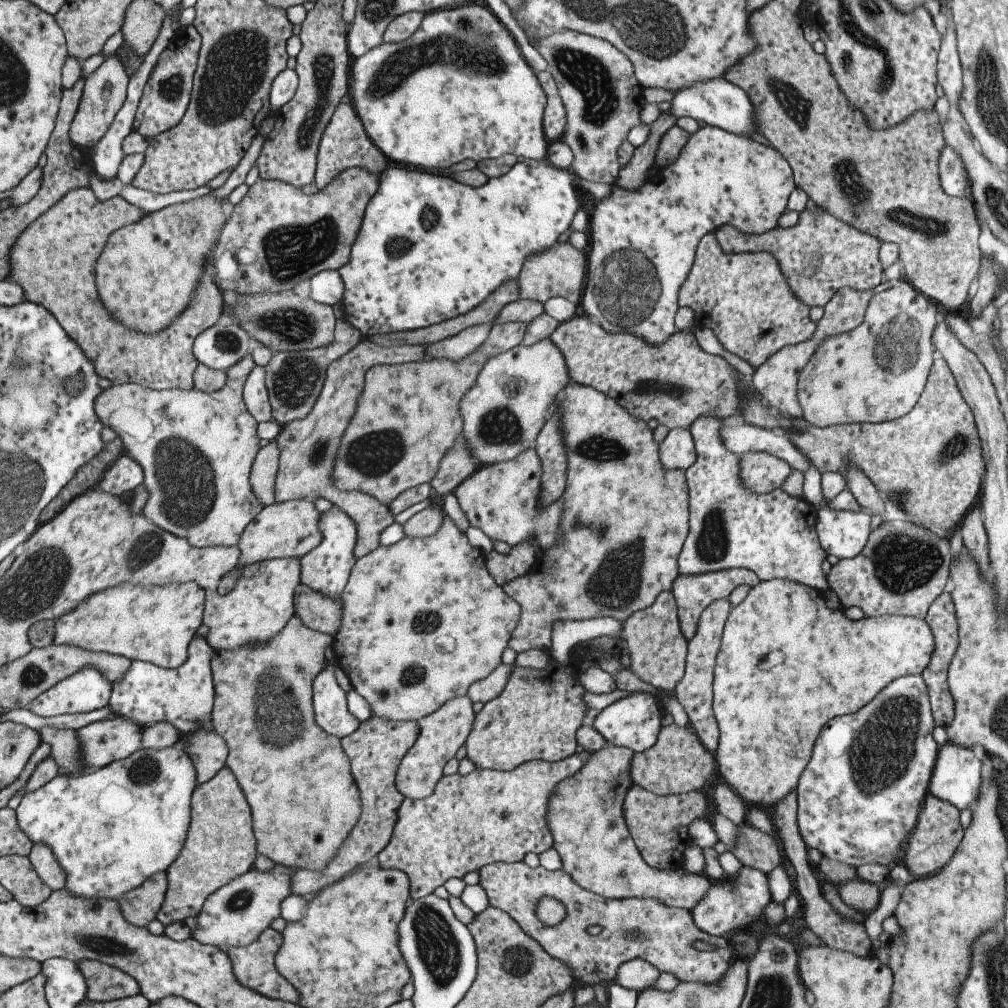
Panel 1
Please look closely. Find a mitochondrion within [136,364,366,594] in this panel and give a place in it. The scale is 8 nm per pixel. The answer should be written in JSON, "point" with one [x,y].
{"point":[184,474]}

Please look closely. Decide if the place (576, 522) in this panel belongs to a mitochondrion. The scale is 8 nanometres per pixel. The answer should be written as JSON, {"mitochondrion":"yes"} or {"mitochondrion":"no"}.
{"mitochondrion":"yes"}

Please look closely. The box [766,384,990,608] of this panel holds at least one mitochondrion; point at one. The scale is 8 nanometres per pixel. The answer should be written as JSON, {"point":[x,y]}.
{"point":[902,563]}

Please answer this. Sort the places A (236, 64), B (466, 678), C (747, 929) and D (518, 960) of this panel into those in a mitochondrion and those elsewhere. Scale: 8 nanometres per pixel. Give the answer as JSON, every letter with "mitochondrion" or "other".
{"A":"mitochondrion","B":"other","C":"other","D":"mitochondrion"}

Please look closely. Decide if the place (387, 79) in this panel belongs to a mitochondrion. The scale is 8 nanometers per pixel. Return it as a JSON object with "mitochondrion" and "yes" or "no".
{"mitochondrion":"yes"}

